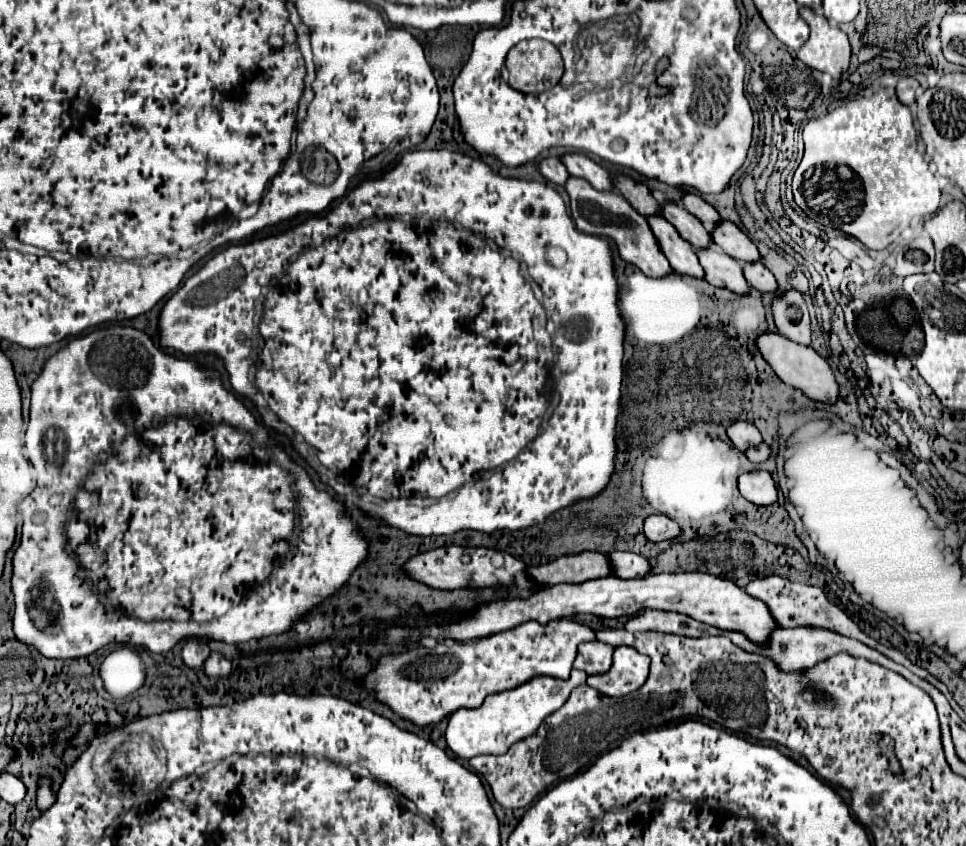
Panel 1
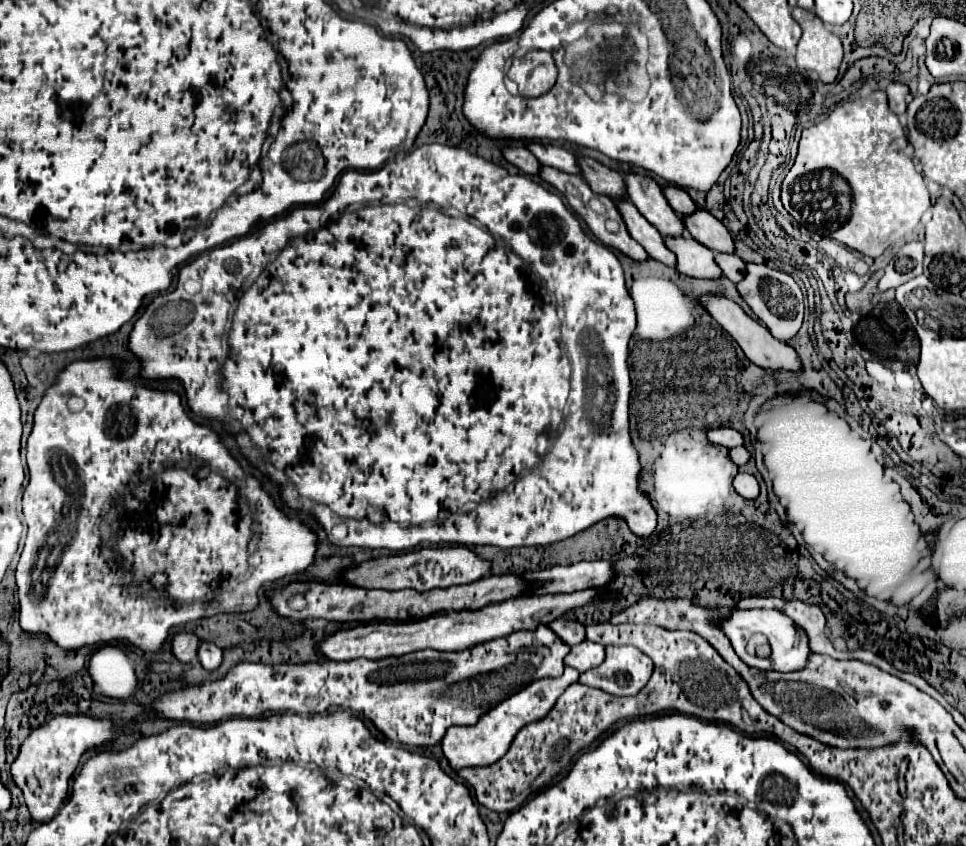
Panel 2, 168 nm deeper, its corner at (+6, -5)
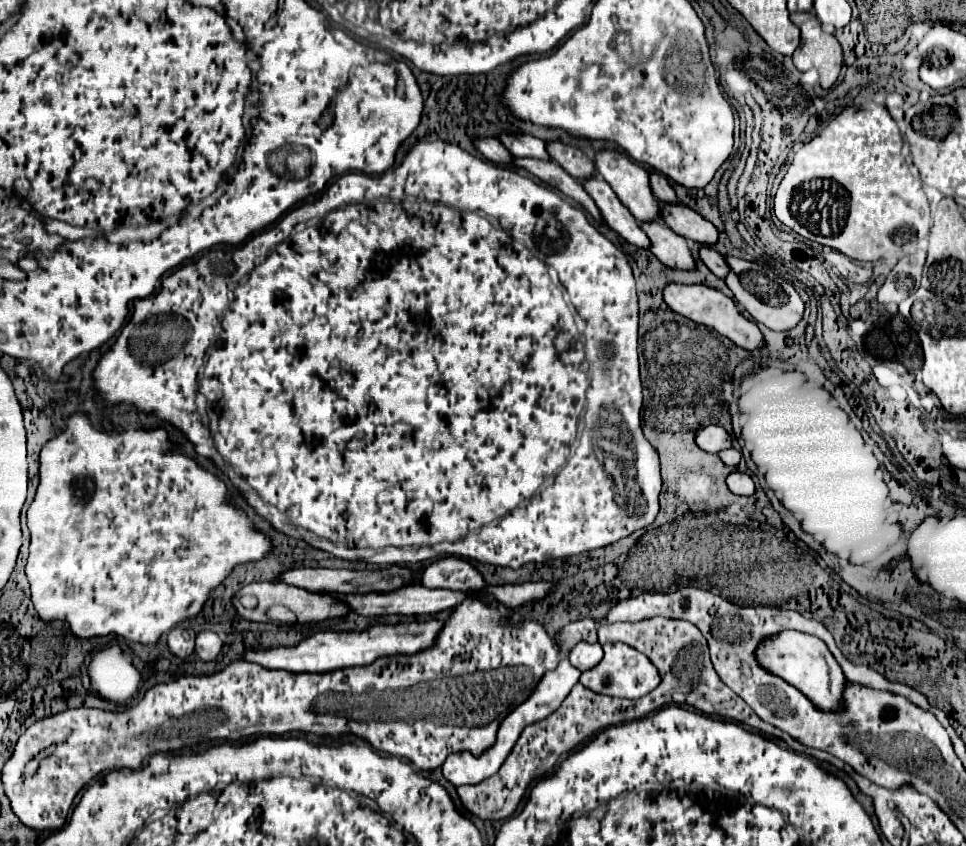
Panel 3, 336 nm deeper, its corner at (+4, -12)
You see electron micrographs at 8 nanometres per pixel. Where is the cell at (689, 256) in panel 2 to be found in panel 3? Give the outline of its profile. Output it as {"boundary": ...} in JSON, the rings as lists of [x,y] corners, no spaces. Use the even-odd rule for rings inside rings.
{"boundary":[[[659,219],[639,223],[639,227],[649,237],[651,245],[649,251],[667,267],[673,269],[695,269],[695,259],[687,247],[687,241],[673,233],[663,221]]]}

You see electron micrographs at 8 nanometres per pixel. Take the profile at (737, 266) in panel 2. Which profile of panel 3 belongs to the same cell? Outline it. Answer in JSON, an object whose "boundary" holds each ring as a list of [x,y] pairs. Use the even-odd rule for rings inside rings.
{"boundary":[[[701,245],[701,249],[699,249],[699,259],[707,265],[707,269],[711,271],[711,273],[715,273],[717,277],[725,277],[727,273],[729,273],[729,267],[727,267],[727,263],[725,263],[725,259],[713,249],[713,247],[705,247],[705,245]]]}

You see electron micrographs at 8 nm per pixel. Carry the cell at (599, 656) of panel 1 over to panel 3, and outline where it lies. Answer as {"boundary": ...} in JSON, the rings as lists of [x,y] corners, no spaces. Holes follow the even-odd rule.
{"boundary":[[[579,641],[571,651],[569,651],[569,661],[573,667],[577,667],[579,671],[587,671],[591,667],[595,667],[603,657],[603,649],[599,643],[587,643],[587,641]]]}

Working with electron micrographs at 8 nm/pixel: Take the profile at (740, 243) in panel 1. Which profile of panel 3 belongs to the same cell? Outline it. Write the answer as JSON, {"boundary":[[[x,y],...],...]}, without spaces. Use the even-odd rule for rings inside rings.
{"boundary":[[[665,203],[659,207],[659,215],[665,221],[665,225],[681,237],[693,239],[695,243],[701,243],[701,245],[717,243],[719,233],[713,227],[713,223],[709,223],[707,219],[703,219],[699,213],[695,213],[685,205]]]}

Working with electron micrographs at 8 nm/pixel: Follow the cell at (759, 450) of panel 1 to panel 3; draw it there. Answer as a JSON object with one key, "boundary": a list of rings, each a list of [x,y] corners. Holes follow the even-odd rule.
{"boundary":[[[733,447],[731,449],[725,449],[725,451],[719,451],[717,455],[729,467],[737,467],[737,463],[741,461],[741,451],[739,449],[733,449]]]}

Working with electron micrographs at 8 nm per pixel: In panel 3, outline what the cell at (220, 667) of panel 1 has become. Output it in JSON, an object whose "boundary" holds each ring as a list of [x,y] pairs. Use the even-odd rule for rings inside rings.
{"boundary":[[[201,631],[195,643],[195,655],[201,661],[215,661],[221,651],[221,639],[213,631]]]}

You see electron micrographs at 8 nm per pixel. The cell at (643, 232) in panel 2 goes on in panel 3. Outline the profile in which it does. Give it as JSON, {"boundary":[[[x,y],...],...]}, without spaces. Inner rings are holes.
{"boundary":[[[593,175],[589,179],[583,181],[585,191],[589,193],[589,197],[595,201],[595,205],[601,211],[601,217],[605,219],[605,223],[615,229],[625,241],[629,241],[631,245],[649,249],[649,239],[645,237],[645,233],[641,231],[637,219],[629,213],[627,207],[623,207],[623,203],[615,197],[613,189],[609,189],[607,181],[603,181],[601,177]]]}

